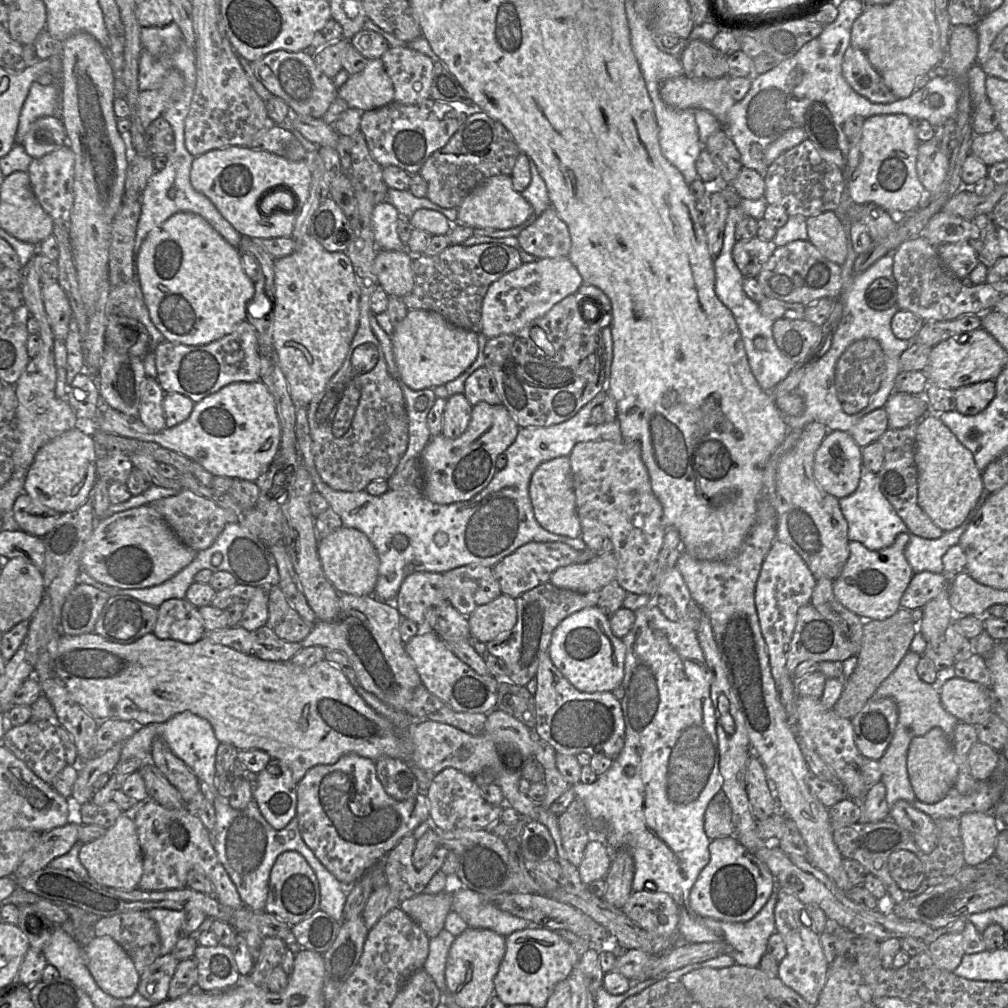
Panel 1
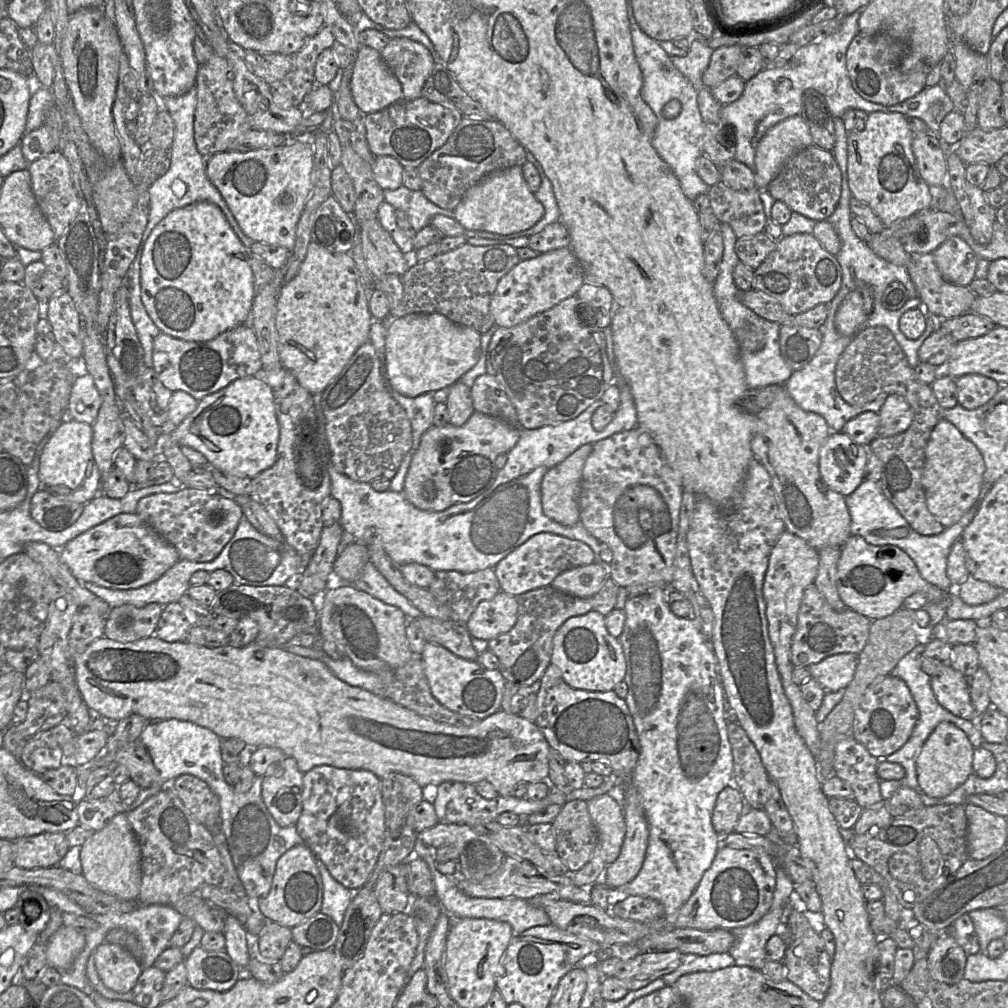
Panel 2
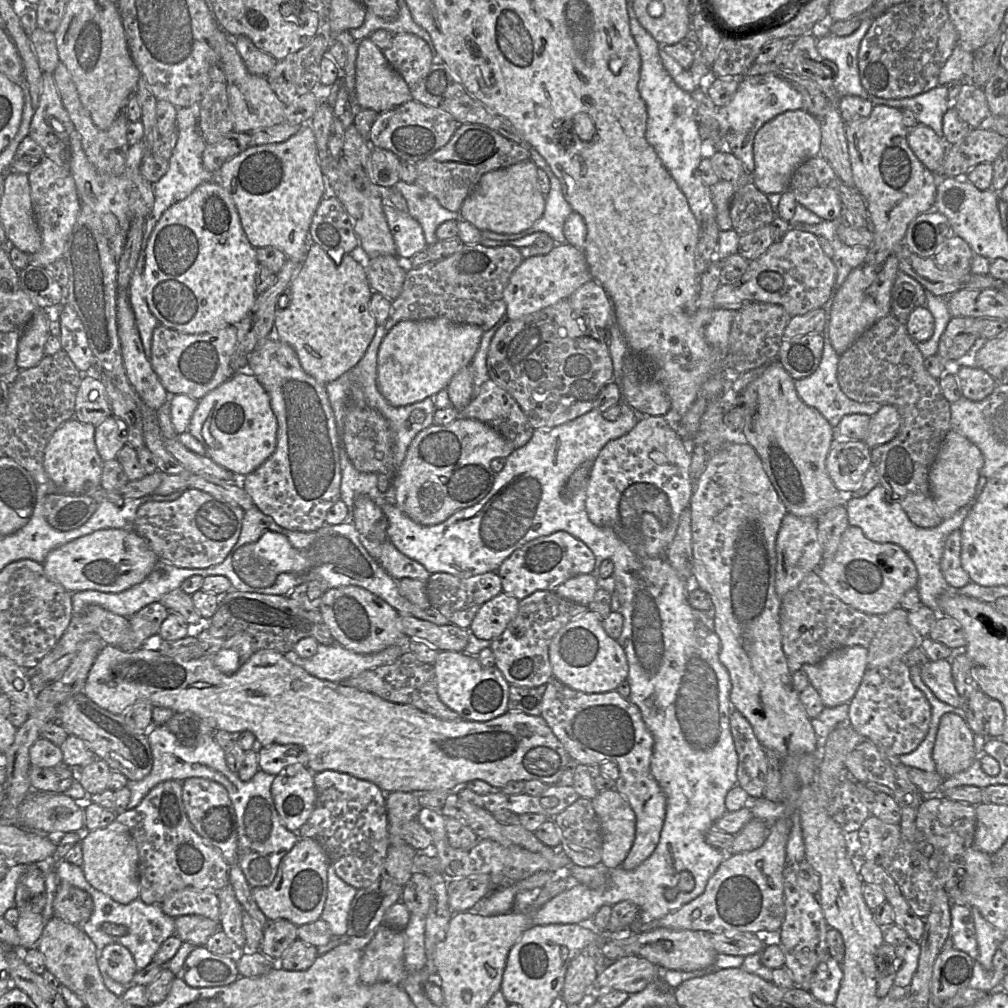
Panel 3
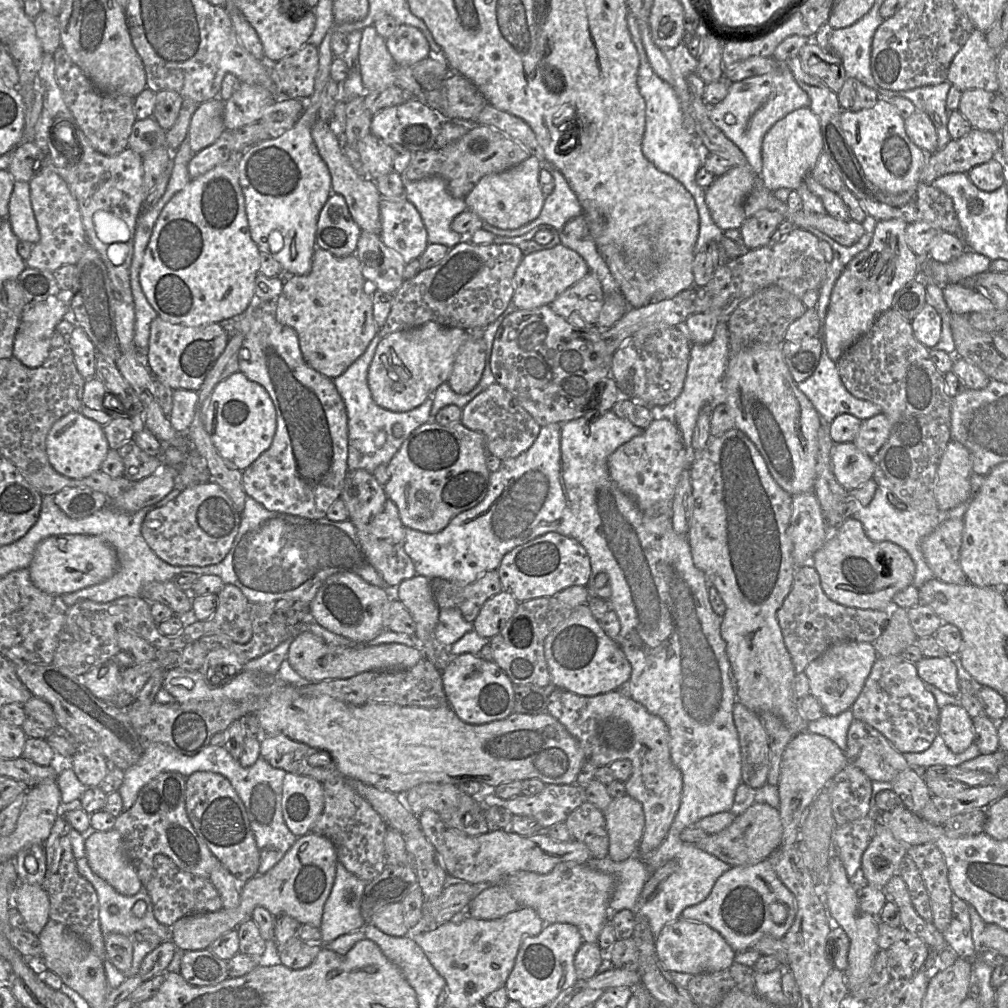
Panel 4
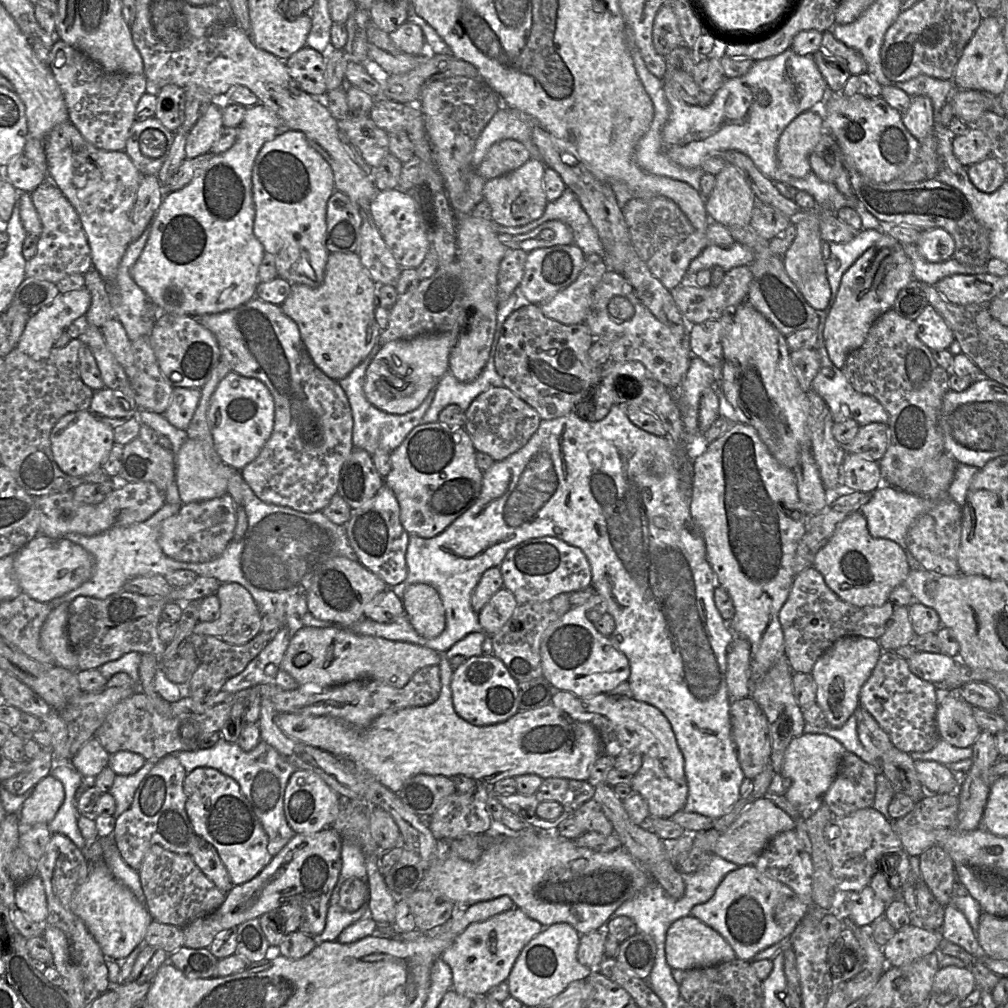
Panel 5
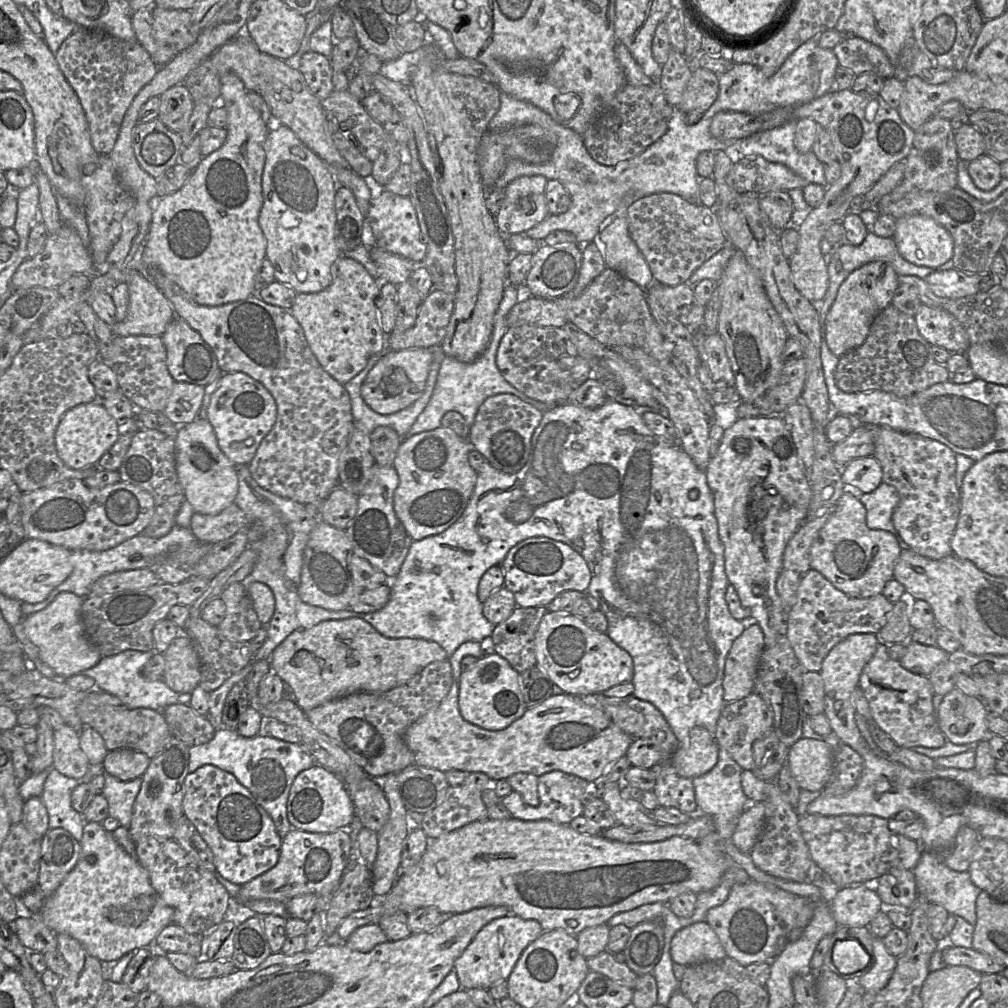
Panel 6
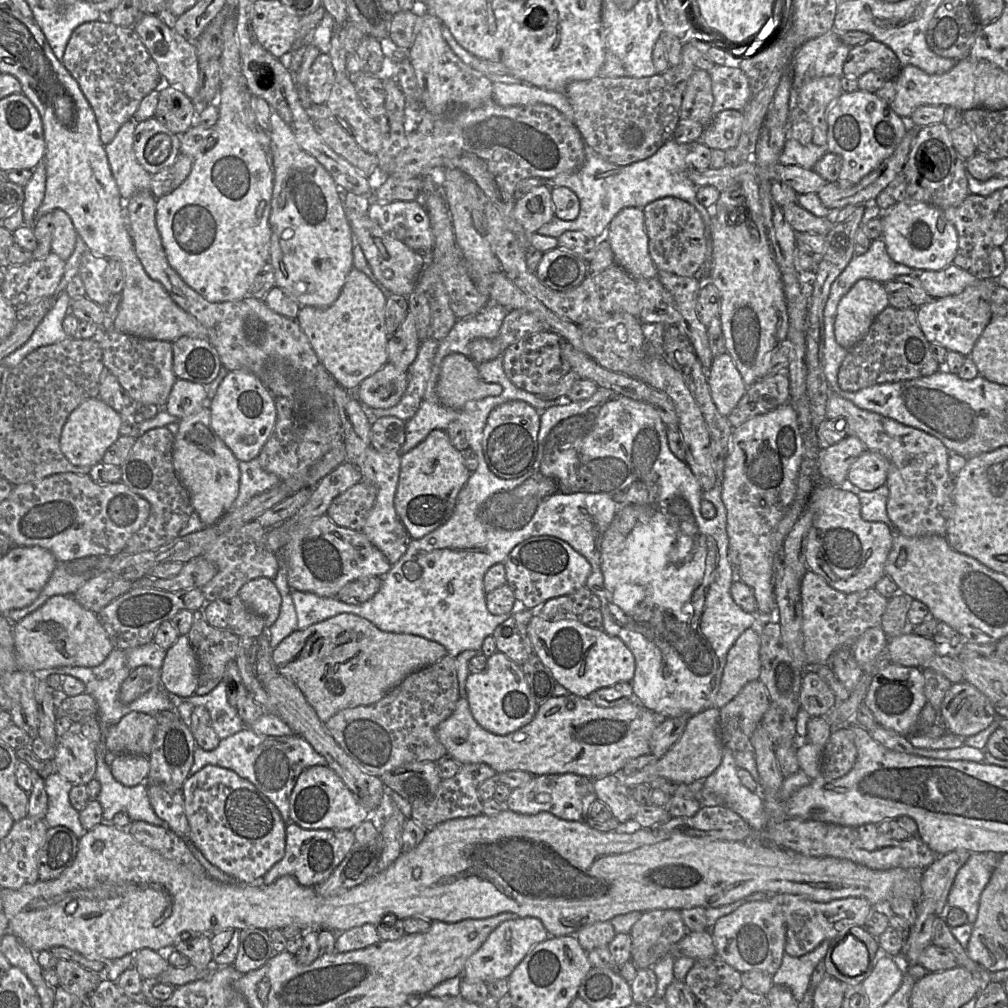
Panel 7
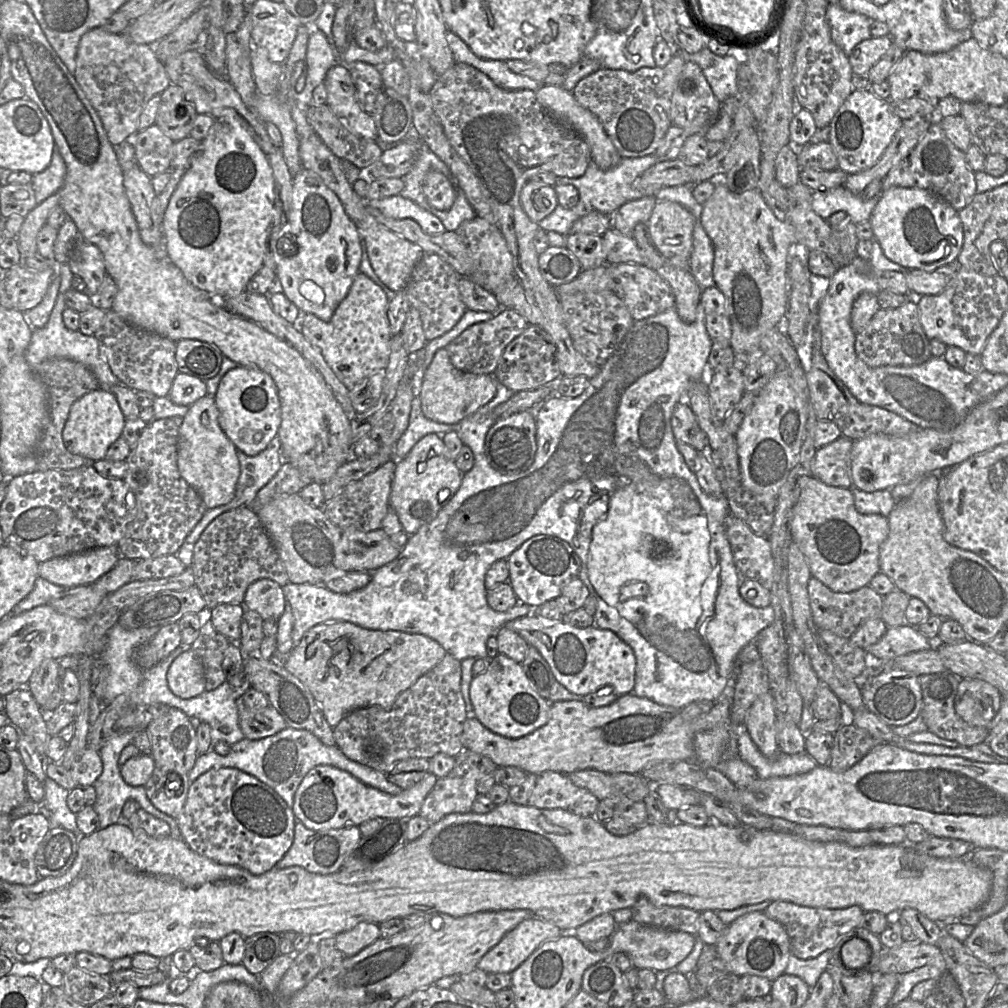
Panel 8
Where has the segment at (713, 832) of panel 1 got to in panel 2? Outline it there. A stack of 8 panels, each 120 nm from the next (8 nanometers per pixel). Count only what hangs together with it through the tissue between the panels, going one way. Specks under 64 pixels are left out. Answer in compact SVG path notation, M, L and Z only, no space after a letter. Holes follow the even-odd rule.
M732 781L719 792L711 815L714 831L722 837L733 832L743 813L743 797Z

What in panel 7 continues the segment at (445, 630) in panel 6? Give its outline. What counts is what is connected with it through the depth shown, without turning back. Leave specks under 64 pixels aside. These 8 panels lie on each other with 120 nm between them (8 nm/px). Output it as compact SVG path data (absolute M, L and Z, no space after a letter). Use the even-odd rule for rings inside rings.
M489 302L481 311L468 317L457 320L448 335L439 342L436 354L432 363L430 377L426 384L425 393L421 405L416 414L405 422L405 442L400 449L403 455L420 444L433 430L446 430L452 421L459 421L465 428L469 447L476 453L478 458L477 469L470 474L466 484L459 492L456 505L451 517L440 527L428 533L421 539L412 539L407 551L392 565L390 571L382 577L382 584L379 591L367 602L360 605L346 604L337 597L320 597L309 592L291 591L291 597L297 614L297 630L305 628L332 618L342 613L355 614L367 619L378 629L385 632L398 634L412 634L424 637L428 640L438 642L445 647L448 656L456 658L465 650L480 652L484 639L492 636L497 626L502 624L510 614L492 615L485 603L483 579L487 570L498 563L504 563L510 551L519 543L535 536L552 536L563 540L569 544L576 552L582 555L590 564L591 573L587 578L585 587L600 601L600 612L602 615L601 629L610 636L619 638L631 651L635 660L635 671L632 681L634 700L645 708L655 712L660 718L692 716L704 709L714 705L726 662L726 656L737 638L747 628L752 627L755 618L753 613L743 611L732 599L730 587L737 577L735 569L728 558L728 536L726 532L726 508L721 498L721 485L715 484L710 490L703 490L697 478L685 461L678 459L669 449L667 441L667 426L662 421L658 412L650 405L637 401L610 389L598 387L597 391L588 399L582 401L570 401L566 398L556 400L546 400L542 396L532 394L516 387L506 376L503 369L503 354L491 361L477 365L480 377L486 383L497 383L502 387L499 396L490 396L481 400L469 401L460 409L453 409L442 405L436 393L436 386L440 374L441 363L447 355L459 353L469 357L469 344L477 338L491 339L498 335L503 319L508 310L495 302ZM513 400L520 400L528 403L540 412L540 427L537 437L537 456L532 468L523 476L516 479L503 479L495 475L487 466L483 450L482 439L483 430L490 412L497 406ZM701 501L711 502L716 510L715 516L706 519L701 515Z

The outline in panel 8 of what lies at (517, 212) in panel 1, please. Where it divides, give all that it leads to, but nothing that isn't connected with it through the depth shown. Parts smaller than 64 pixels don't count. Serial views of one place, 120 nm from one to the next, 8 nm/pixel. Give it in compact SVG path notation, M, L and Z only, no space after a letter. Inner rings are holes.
M529 180L520 194L520 202L528 217L539 224L550 215L558 205L557 194L553 186Z

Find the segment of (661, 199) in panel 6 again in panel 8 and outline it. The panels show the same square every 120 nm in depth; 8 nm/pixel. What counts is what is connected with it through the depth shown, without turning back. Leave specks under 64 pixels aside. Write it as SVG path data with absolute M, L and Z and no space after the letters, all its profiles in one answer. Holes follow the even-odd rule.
M657 201L648 220L648 232L654 247L665 259L677 255L690 258L694 224L695 217L684 206L672 201Z

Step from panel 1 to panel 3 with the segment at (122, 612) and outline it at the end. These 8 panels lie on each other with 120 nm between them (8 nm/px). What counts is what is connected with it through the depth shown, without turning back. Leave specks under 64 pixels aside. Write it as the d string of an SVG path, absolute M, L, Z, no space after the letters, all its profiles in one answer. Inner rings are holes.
M153 602L127 617L130 624L129 640L119 643L119 648L123 651L135 651L144 644L148 645L152 637L160 637L160 626L169 612L160 602Z

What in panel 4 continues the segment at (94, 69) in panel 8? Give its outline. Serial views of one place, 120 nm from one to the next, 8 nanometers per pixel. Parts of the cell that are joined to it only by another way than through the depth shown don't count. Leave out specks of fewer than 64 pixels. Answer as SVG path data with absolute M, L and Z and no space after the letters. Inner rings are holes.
M62 46L53 53L53 59L56 81L65 104L76 121L76 127L84 133L94 150L106 156L115 156L127 149L132 127L137 121L135 98L100 93Z

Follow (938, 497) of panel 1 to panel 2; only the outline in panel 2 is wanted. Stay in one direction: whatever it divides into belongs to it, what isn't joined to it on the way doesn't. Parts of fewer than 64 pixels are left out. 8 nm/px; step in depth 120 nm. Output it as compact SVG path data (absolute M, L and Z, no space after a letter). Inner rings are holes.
M942 418L933 428L925 448L922 487L925 492L928 510L944 528L958 522L977 501L984 485L984 472L985 464L981 452L950 421Z

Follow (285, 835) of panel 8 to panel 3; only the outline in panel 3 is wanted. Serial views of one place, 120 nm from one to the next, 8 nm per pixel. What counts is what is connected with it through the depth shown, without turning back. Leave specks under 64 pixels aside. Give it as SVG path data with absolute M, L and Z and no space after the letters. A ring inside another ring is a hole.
M190 777L182 783L182 801L195 831L208 843L220 849L229 866L238 864L236 814L227 789L220 783L202 777Z

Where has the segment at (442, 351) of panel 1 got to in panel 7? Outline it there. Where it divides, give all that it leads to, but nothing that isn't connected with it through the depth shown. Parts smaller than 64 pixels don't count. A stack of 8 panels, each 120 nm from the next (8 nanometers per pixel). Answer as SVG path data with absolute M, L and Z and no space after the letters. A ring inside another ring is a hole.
M387 362L380 370L364 379L355 390L355 398L361 405L370 408L388 409L395 406L403 396L407 387L407 373L398 371Z

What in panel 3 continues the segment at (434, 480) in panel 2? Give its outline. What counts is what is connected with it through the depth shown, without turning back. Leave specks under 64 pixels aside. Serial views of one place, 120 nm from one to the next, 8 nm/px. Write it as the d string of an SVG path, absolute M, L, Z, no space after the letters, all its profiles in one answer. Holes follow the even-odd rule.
M459 416L456 420L447 425L437 425L433 423L431 426L423 429L415 436L407 450L404 461L398 469L396 469L395 474L391 478L391 484L394 485L396 491L395 504L404 514L418 524L425 526L439 524L449 518L456 511L471 507L481 501L492 489L497 474L491 469L491 461L495 458L506 459L514 450L516 449L514 449L513 446L508 443L498 432L478 420Z

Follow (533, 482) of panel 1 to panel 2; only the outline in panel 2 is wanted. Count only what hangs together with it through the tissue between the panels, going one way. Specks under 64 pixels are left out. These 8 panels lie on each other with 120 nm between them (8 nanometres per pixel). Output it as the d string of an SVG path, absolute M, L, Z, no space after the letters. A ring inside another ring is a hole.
M585 444L543 476L540 493L543 513L563 526L580 521L579 493L583 467L593 444Z

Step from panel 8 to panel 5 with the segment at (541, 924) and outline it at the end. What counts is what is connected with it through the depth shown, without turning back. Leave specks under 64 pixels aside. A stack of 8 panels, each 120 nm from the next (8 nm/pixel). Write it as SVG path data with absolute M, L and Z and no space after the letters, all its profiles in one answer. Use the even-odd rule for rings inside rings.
M517 907L470 924L440 956L451 969L451 989L459 994L487 995L500 983L507 981L522 949L542 930L543 926L538 921Z

